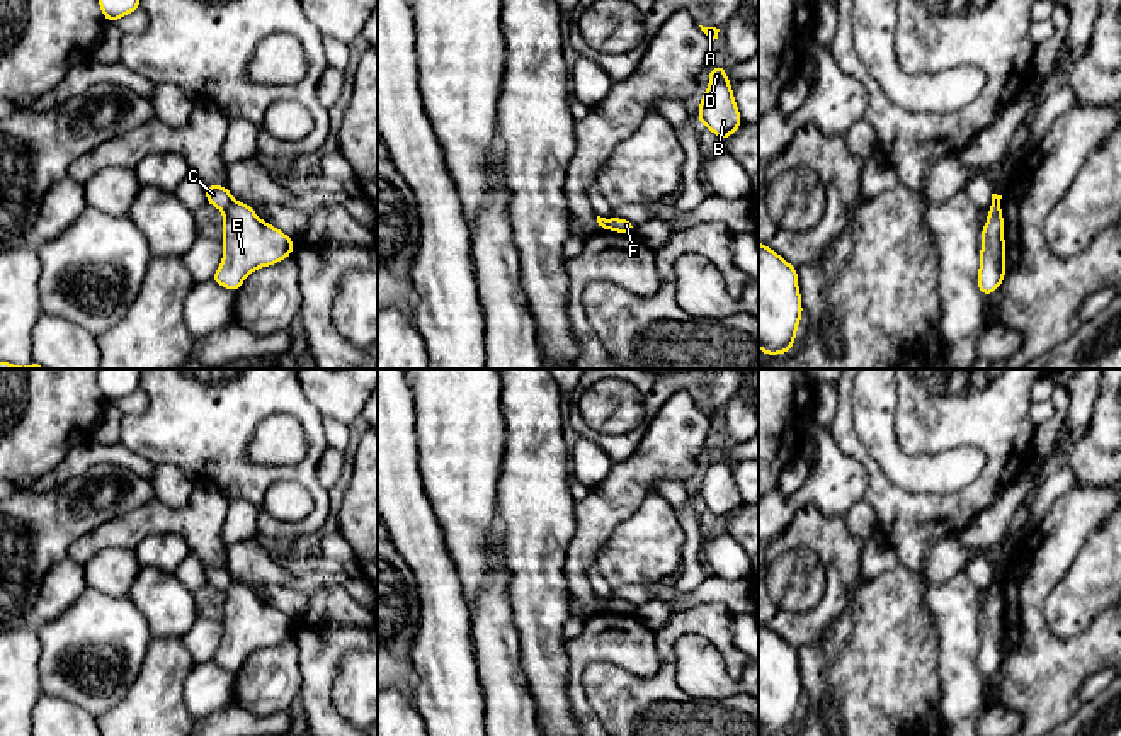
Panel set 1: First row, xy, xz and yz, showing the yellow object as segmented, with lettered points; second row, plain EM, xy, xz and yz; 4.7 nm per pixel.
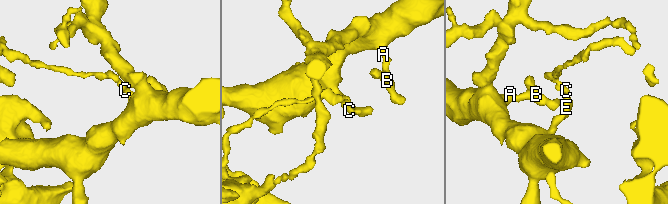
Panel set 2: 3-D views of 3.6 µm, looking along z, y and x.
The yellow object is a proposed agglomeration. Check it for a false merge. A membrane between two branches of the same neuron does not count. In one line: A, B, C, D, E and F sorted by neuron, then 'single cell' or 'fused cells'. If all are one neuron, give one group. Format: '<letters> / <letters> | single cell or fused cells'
A B D E F / C | fused cells

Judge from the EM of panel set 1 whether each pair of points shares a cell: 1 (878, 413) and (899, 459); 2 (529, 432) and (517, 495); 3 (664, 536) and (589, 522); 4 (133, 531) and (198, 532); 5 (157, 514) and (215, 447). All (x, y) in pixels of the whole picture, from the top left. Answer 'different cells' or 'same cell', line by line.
1: same cell
2: same cell
3: different cells
4: same cell
5: different cells

